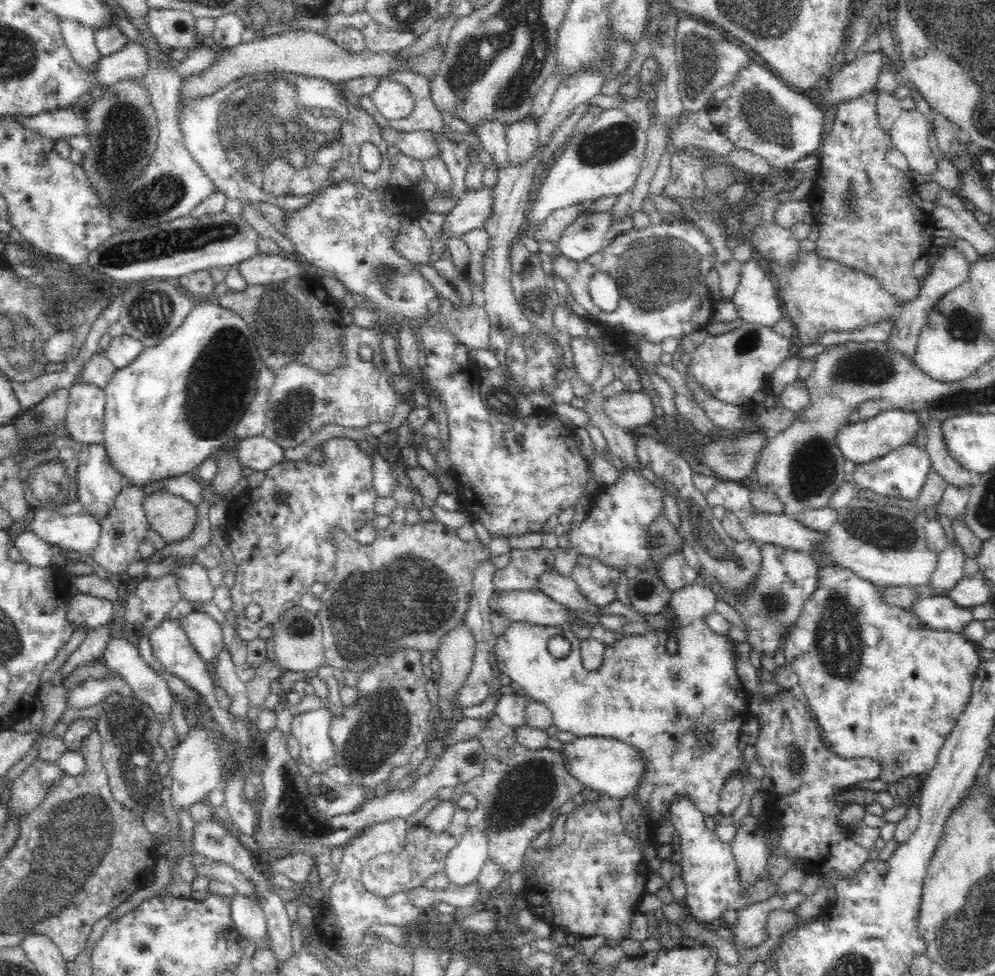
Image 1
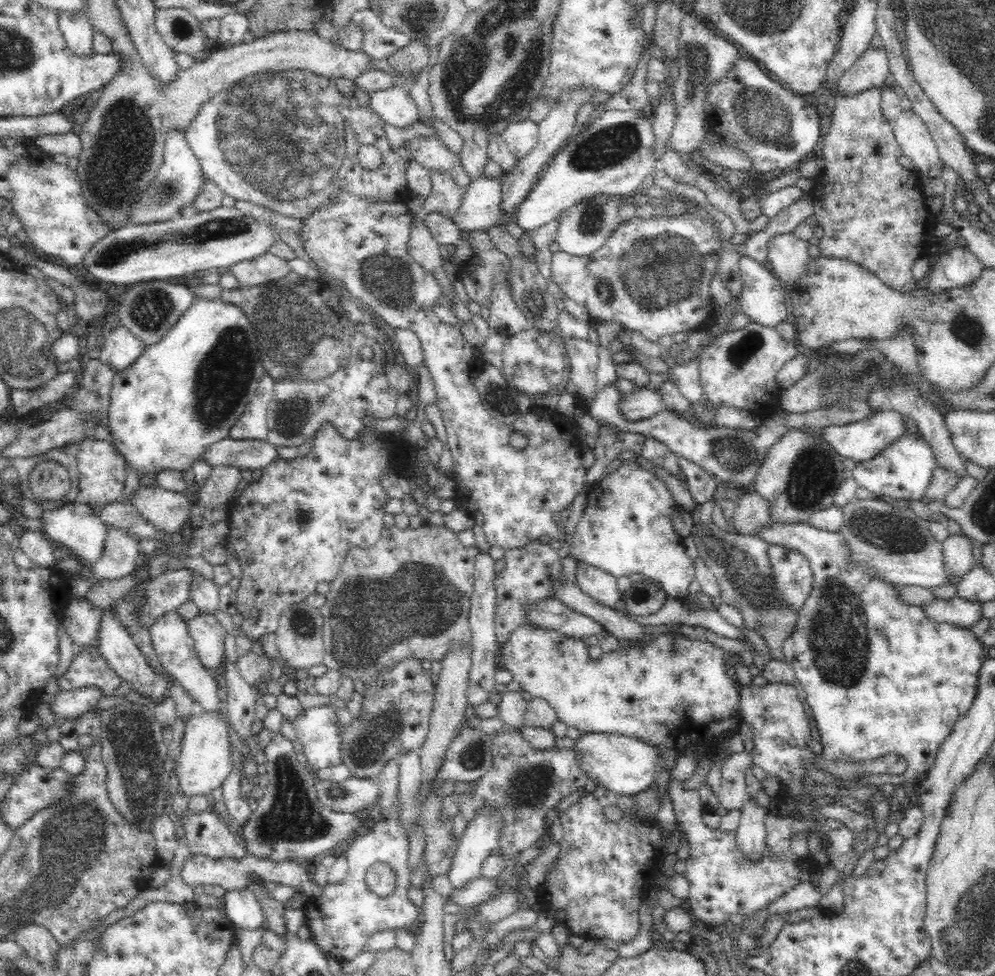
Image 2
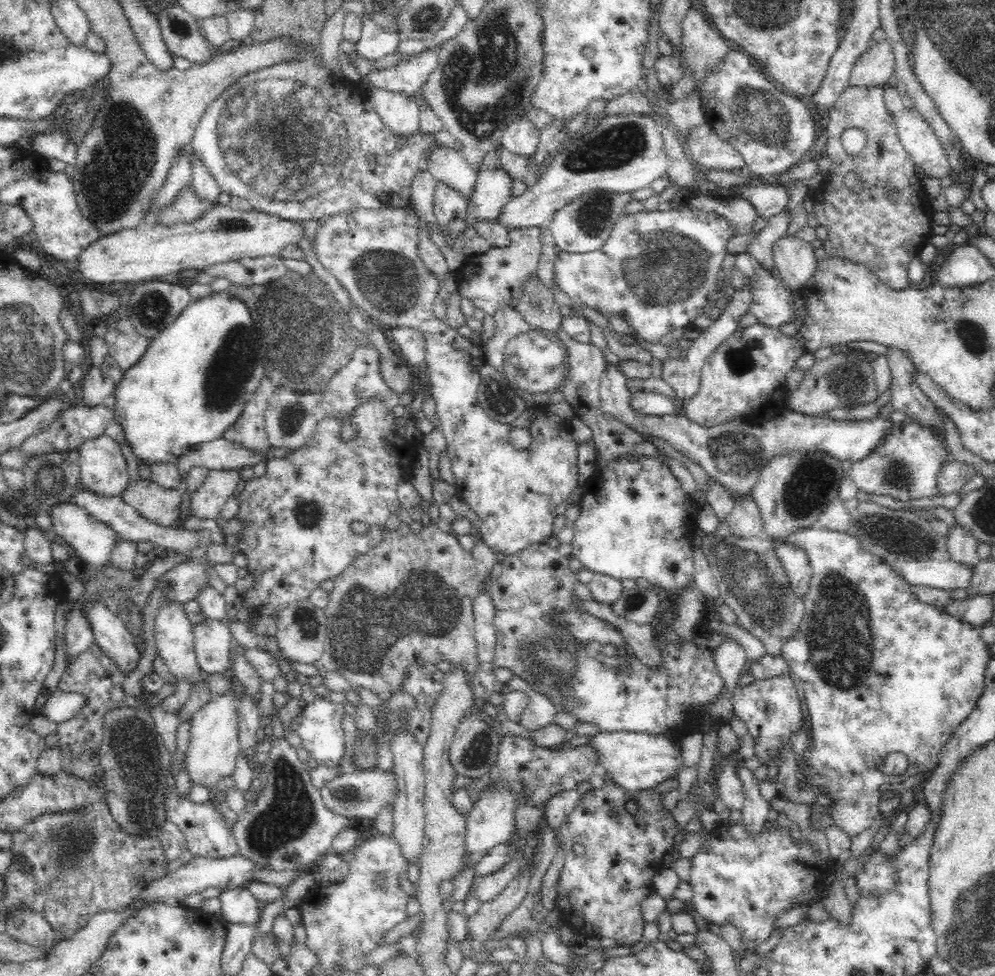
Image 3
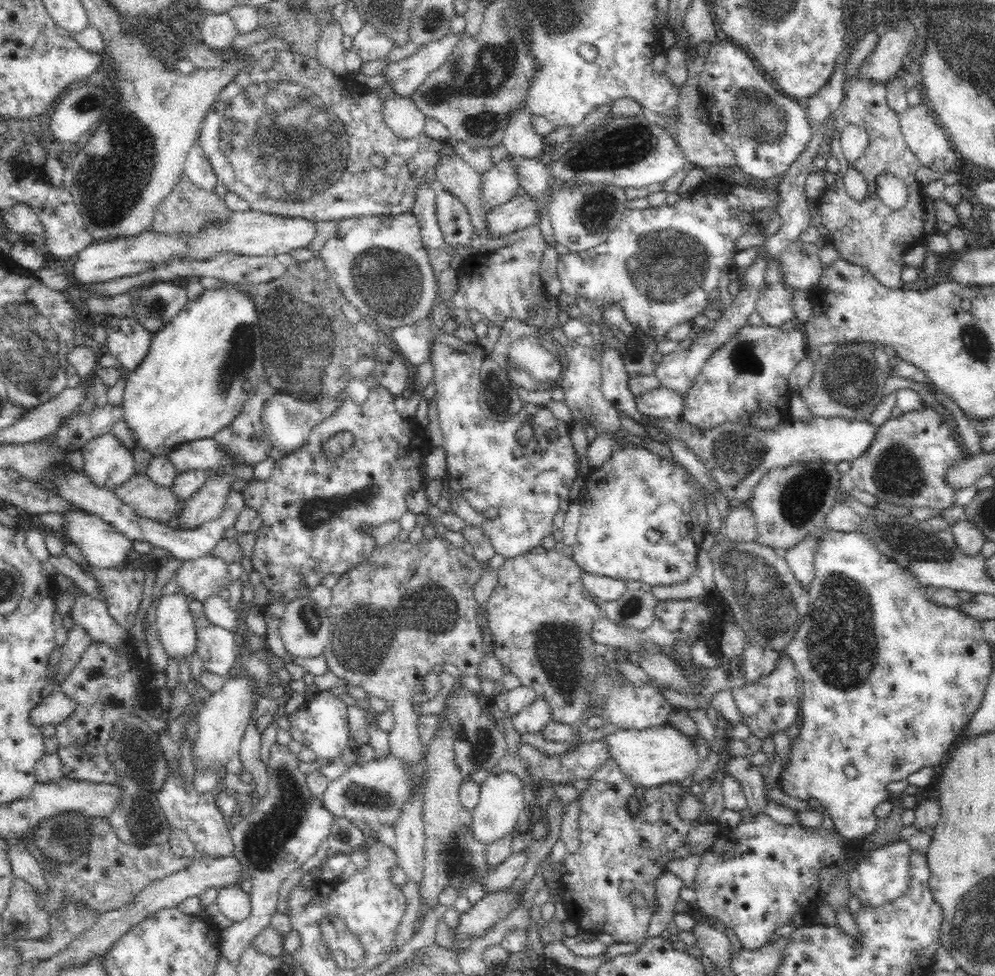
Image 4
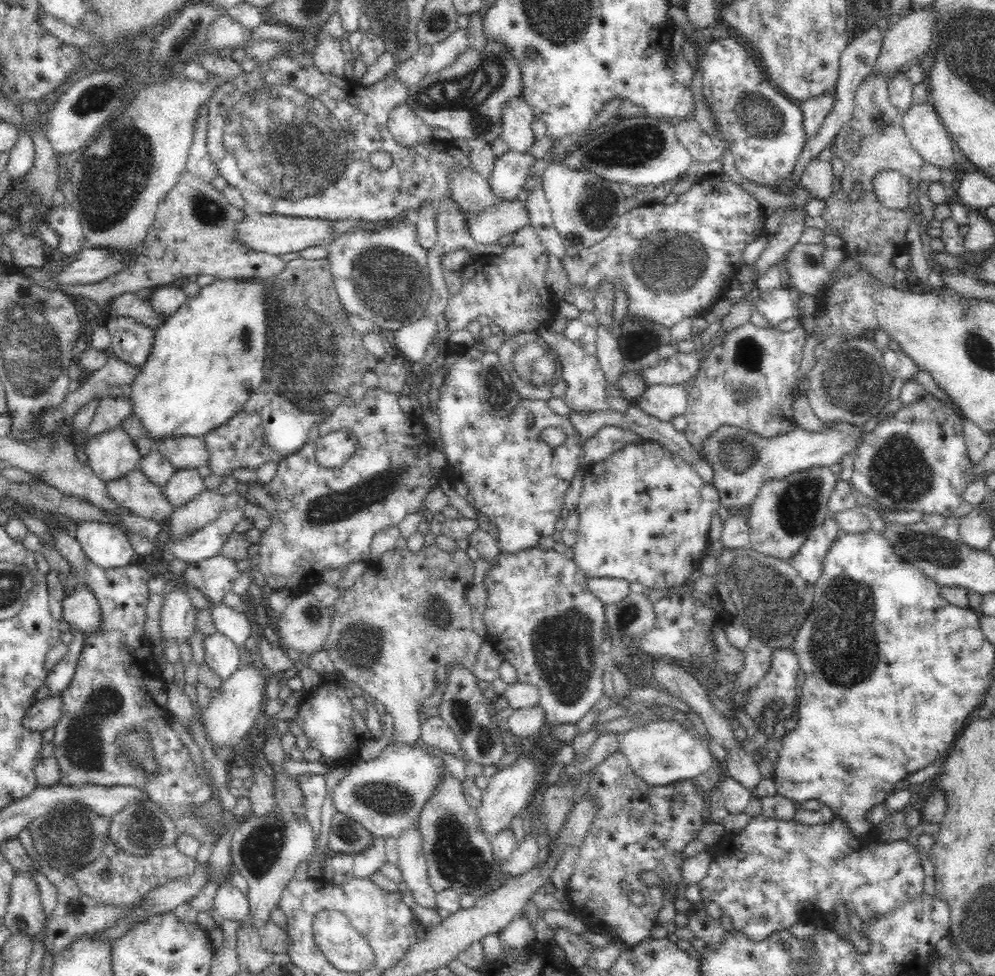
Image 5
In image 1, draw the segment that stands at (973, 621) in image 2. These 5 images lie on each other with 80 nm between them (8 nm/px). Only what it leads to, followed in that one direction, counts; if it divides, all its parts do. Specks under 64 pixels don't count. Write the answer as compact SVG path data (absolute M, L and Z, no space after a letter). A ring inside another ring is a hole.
M949 596L920 597L910 609L922 625L936 630L960 632L975 620L972 609L958 606Z

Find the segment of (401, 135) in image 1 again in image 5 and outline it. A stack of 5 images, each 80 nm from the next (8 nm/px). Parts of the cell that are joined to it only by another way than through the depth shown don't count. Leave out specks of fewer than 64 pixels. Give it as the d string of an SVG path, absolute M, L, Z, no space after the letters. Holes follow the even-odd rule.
M452 169L449 174L449 185L451 198L469 214L478 214L486 207L506 201L496 196L487 179L475 170Z

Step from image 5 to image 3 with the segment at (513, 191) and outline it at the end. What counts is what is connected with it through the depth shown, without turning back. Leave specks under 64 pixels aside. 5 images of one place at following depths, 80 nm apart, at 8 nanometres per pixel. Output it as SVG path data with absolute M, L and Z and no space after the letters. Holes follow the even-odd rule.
M503 166L477 171L474 190L467 202L470 225L474 225L474 220L496 221L500 208L513 197L512 181Z

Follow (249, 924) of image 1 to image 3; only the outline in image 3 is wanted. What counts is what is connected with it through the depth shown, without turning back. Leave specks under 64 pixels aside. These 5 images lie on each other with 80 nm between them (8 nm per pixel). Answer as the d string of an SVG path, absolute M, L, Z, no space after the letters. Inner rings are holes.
M243 887L224 889L218 897L222 903L221 918L229 923L254 924L258 920L259 902Z

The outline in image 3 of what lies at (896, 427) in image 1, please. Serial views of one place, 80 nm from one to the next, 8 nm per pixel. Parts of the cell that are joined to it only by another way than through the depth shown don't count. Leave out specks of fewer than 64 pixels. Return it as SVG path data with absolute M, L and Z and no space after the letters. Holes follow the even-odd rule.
M607 362L599 385L600 411L606 416L616 417L616 421L634 431L666 440L672 448L699 464L710 478L716 479L735 499L750 496L762 467L774 457L822 451L841 461L861 461L878 447L893 426L888 418L844 421L790 412L785 408L772 420L758 423L730 421L706 428L688 420L683 414L648 417L634 411L632 390L627 387L627 379L620 371L620 363L614 365Z

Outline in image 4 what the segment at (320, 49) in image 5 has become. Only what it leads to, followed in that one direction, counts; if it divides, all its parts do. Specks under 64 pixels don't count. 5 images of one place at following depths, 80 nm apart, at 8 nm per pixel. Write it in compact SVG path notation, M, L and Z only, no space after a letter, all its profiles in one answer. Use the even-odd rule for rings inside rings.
M328 23L322 31L320 40L316 44L316 58L324 68L330 69L338 76L344 76L344 52L342 45L343 30L341 23Z

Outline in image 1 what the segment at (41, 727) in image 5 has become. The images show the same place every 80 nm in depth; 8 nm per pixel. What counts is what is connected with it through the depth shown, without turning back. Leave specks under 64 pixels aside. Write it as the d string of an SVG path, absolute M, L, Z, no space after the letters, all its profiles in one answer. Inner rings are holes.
M114 673L113 679L89 680L82 685L66 690L66 710L90 708L106 698L112 692L121 696L132 696L132 689L120 675Z

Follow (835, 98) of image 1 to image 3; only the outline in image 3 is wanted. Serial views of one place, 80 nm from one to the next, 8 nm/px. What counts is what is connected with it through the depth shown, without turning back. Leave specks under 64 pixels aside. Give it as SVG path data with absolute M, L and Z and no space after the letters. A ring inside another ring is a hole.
M889 38L872 41L865 53L862 53L854 63L848 86L870 87L883 86L894 81L895 58Z

